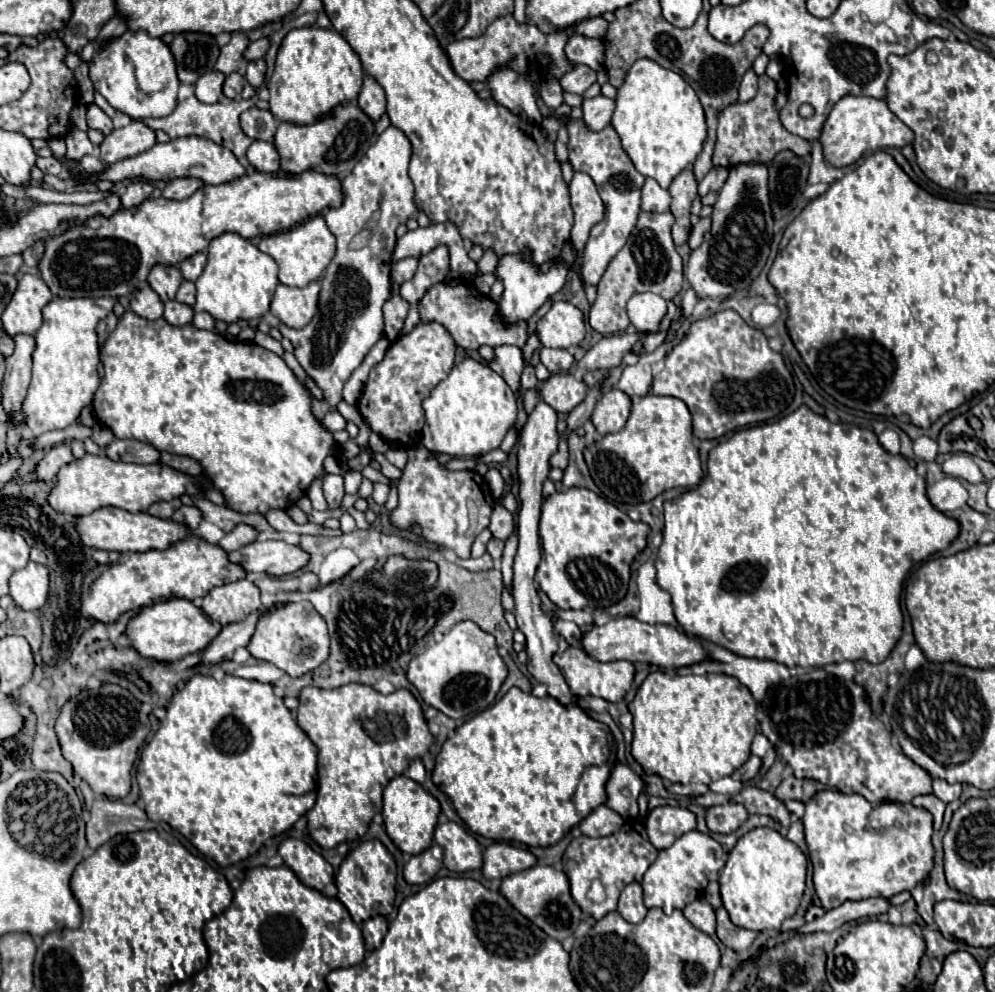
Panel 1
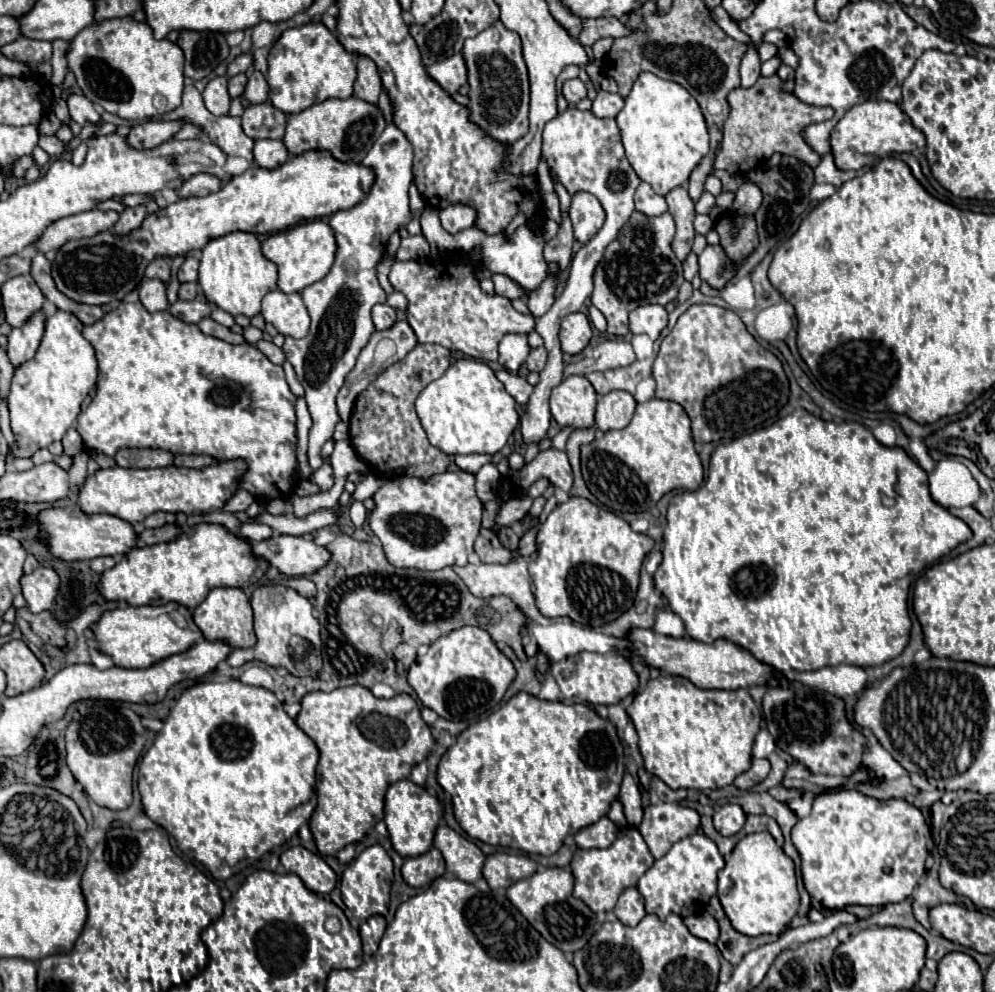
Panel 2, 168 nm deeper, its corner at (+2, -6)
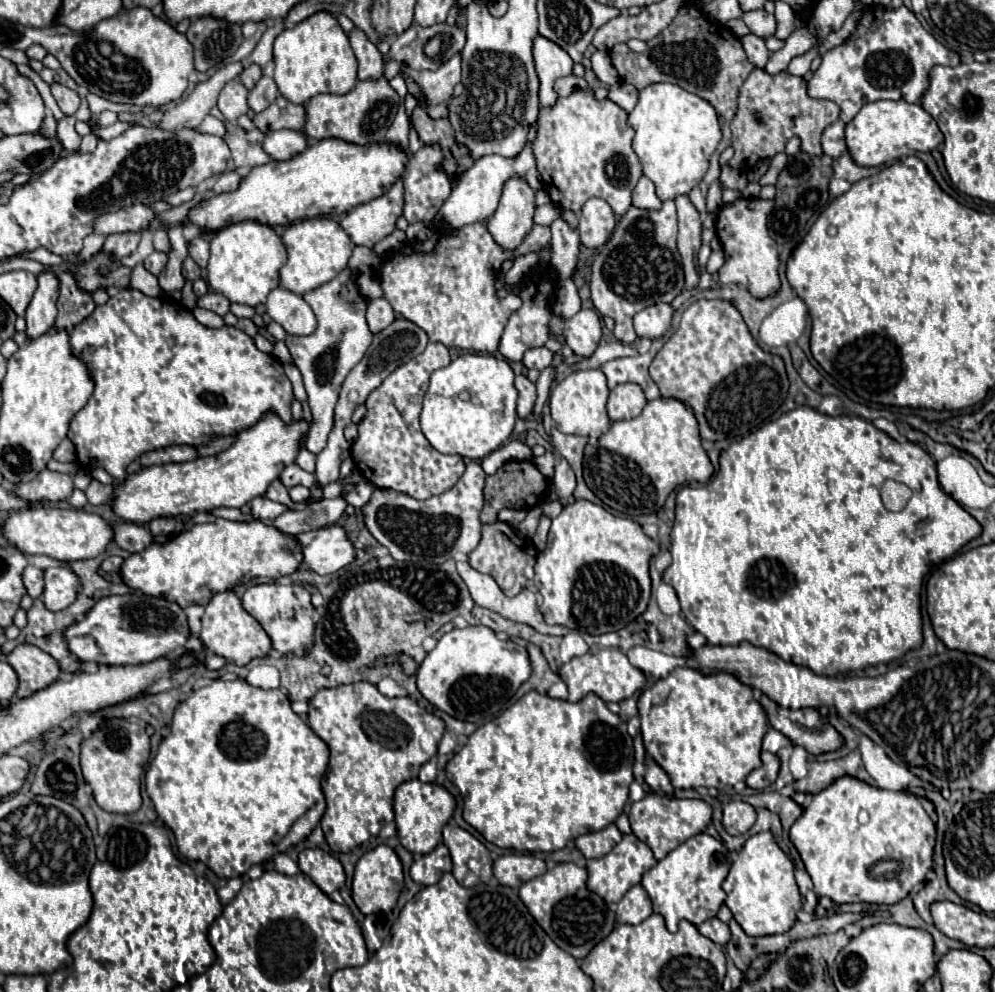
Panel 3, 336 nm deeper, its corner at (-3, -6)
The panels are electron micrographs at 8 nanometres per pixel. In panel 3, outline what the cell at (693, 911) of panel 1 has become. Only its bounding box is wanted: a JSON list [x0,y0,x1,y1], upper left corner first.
[697,918,731,946]

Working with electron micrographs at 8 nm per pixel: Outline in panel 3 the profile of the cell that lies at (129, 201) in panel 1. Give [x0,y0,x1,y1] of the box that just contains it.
[103,232,141,260]

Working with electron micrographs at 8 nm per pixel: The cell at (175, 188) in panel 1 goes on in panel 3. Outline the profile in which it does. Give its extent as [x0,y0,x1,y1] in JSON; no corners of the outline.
[211,172,241,194]

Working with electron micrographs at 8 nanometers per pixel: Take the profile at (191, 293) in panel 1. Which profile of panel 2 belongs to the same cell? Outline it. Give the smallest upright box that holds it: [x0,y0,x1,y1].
[178,282,198,300]

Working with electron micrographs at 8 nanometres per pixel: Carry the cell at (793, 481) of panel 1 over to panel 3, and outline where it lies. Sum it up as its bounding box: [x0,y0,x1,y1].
[663,406,979,676]

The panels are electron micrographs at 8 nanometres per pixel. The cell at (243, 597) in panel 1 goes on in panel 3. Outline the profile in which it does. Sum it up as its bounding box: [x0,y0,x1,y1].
[199,592,271,666]

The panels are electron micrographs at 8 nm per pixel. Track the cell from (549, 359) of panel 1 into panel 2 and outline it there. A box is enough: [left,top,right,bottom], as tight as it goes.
[526,346,548,372]

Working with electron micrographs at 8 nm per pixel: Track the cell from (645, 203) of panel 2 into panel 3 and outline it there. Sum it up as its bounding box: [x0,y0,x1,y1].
[631,176,661,210]

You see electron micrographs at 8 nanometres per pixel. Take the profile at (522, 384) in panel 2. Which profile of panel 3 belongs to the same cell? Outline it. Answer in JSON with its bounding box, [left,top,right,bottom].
[515,376,535,418]

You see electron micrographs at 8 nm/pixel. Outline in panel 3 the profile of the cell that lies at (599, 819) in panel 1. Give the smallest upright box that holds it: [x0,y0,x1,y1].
[575,824,623,860]

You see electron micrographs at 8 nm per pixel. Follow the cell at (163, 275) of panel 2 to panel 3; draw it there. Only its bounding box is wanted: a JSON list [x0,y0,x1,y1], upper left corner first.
[145,250,167,276]

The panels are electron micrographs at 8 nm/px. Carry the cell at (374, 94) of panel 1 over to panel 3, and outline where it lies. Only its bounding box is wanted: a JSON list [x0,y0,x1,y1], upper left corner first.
[349,28,383,80]

